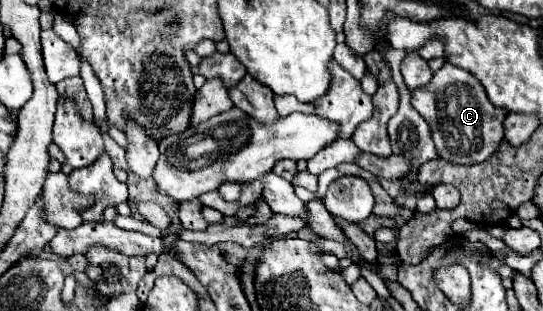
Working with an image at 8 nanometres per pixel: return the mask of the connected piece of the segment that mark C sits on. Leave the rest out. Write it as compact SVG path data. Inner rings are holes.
M447 62L441 70L435 72L433 80L427 86L411 92L411 98L415 110L431 126L433 142L441 158L455 164L479 164L495 154L495 150L499 148L499 142L503 140L503 120L507 116L507 110L495 108L489 102L483 84L477 82L477 78L471 76L467 70Z

